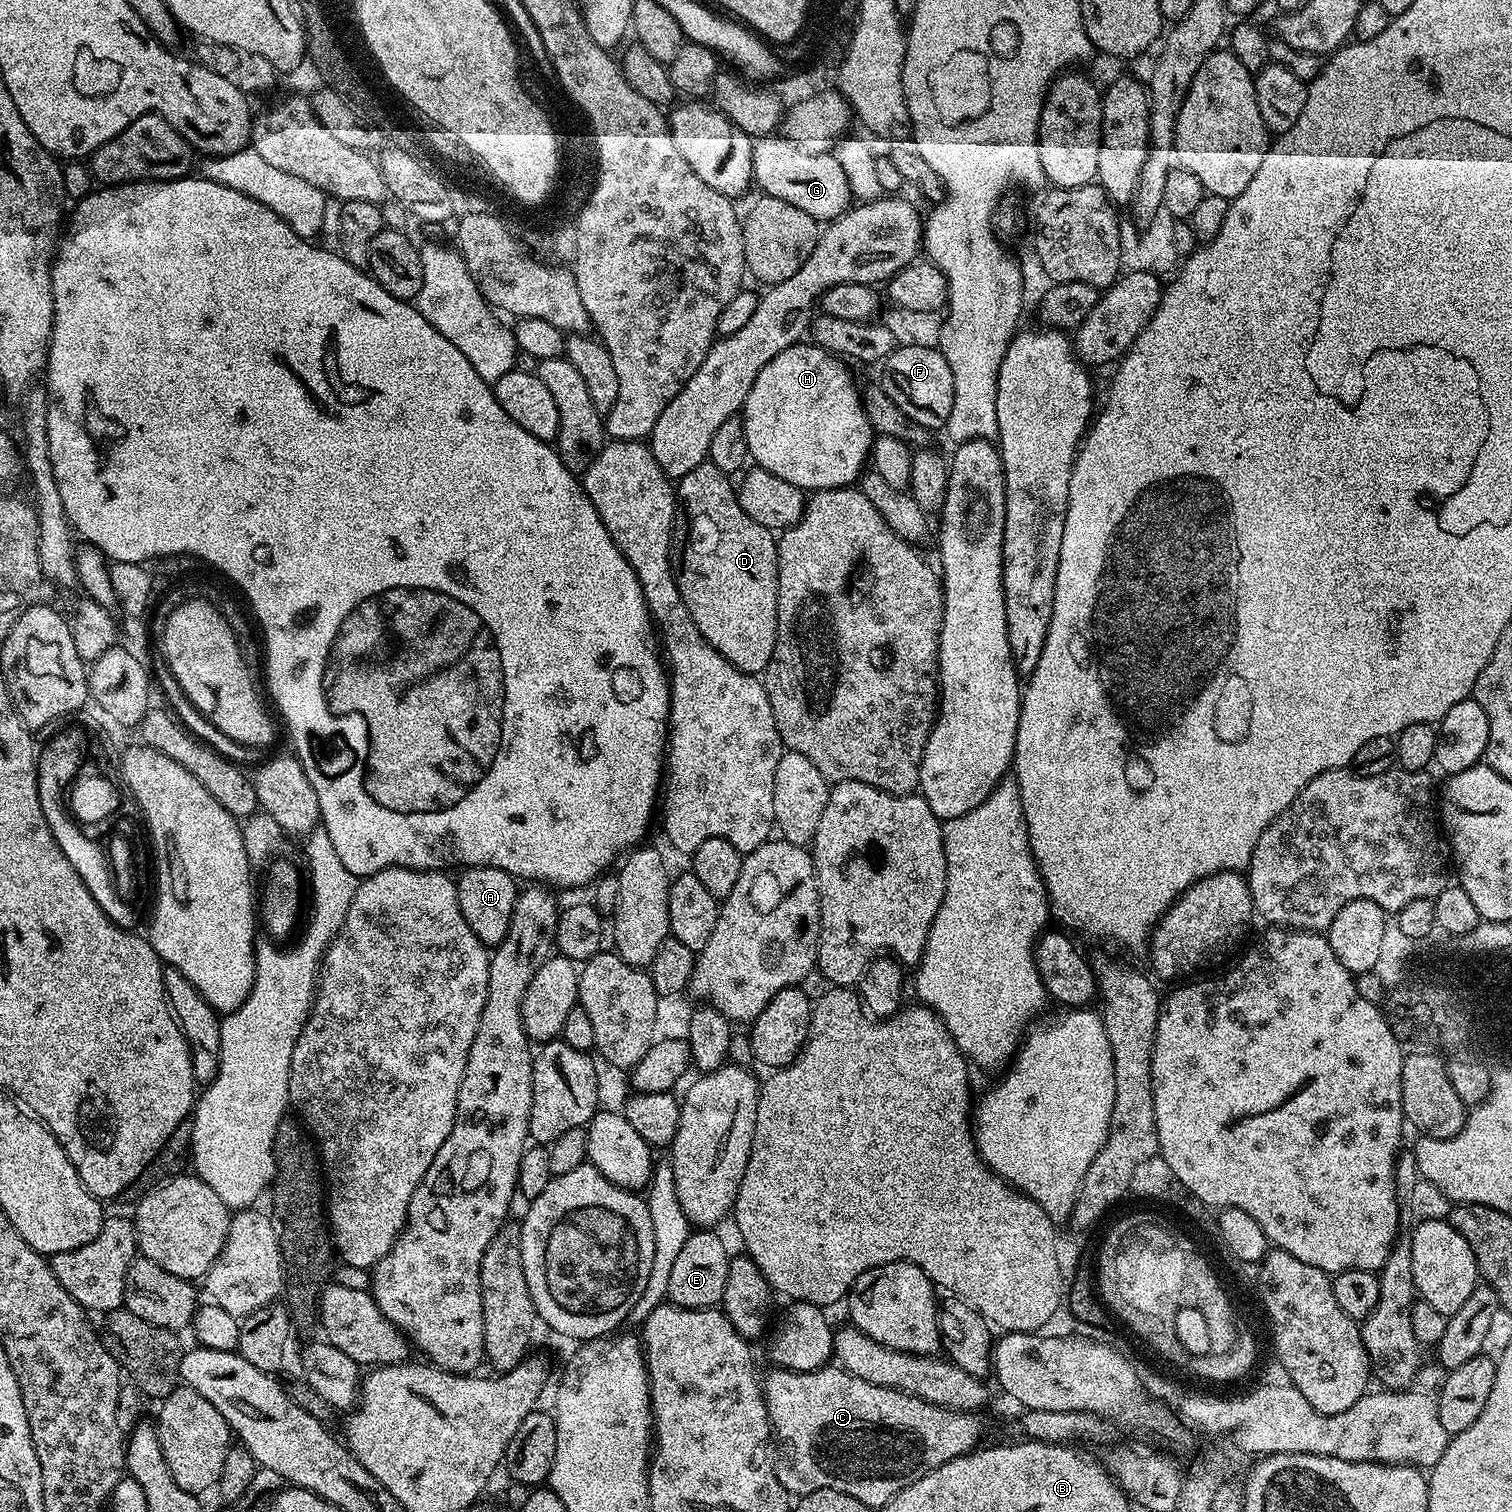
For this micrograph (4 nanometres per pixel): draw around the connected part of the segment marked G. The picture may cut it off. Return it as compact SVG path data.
M773 134L770 136L761 136L752 145L752 179L755 187L763 195L780 198L783 202L788 202L791 206L796 206L805 214L817 222L831 222L847 212L853 207L854 197L852 194L850 182L847 181L846 173L839 165L838 158L831 151L814 153L807 148L799 147L792 143L788 138Z

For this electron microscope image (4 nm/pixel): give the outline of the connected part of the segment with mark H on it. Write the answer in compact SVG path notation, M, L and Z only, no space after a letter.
M811 342L791 344L789 348L782 350L782 354L778 354L778 358L770 358L770 362L766 362L766 366L762 366L758 378L754 378L754 386L750 386L750 394L742 409L748 454L759 467L765 468L770 474L778 474L778 478L790 482L798 489L812 492L820 492L824 488L846 488L859 481L861 473L865 471L870 460L874 433L861 404L861 389L852 381L852 372L847 367L851 368L841 357L833 356L825 348L819 348L817 344Z

